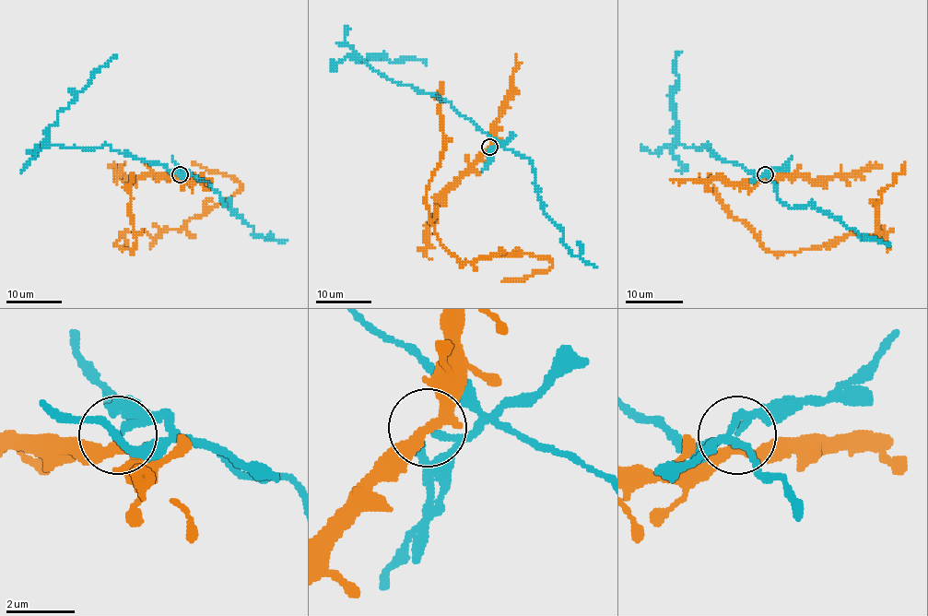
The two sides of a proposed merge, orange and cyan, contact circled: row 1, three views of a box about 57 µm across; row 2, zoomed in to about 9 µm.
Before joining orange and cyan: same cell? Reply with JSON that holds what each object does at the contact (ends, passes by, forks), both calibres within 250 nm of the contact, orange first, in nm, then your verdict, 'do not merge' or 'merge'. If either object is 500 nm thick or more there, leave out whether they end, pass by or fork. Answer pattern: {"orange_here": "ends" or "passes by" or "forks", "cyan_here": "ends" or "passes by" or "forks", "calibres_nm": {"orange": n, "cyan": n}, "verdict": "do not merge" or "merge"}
{"orange_here": "passes by", "cyan_here": "ends", "calibres_nm": {"orange": 320, "cyan": 200}, "verdict": "do not merge"}

